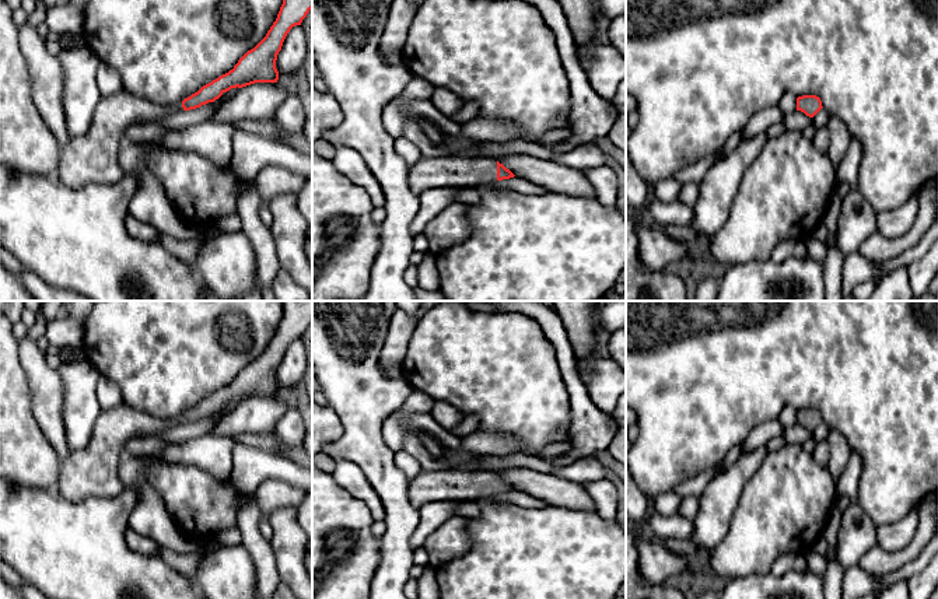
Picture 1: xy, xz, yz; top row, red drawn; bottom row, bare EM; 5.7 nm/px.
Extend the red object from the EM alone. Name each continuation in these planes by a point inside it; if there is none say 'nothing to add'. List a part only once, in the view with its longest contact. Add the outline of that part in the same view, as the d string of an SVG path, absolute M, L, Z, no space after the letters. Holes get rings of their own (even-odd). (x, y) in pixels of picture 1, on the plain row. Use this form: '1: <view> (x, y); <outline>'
1: xz (429, 486); M421 470L409 480L409 500L420 508L427 502L475 501L497 494L497 474L490 470Z

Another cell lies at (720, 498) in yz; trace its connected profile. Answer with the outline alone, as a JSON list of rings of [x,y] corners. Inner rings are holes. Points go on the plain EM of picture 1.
[[[764,446],[741,453],[731,467],[708,483],[693,519],[693,537],[690,540],[697,547],[710,551],[724,539],[743,488],[766,455]]]

